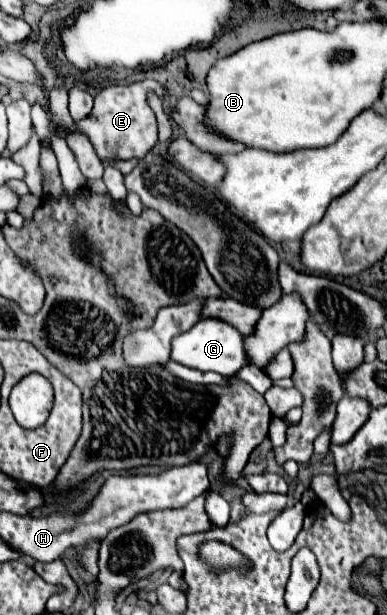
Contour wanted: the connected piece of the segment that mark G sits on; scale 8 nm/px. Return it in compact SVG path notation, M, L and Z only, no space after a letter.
M215 318L199 320L191 330L187 330L181 336L175 336L171 342L171 356L175 362L183 366L189 366L201 372L213 370L225 376L237 372L247 364L247 356L243 350L243 336L231 324L225 324L223 320L215 320Z

